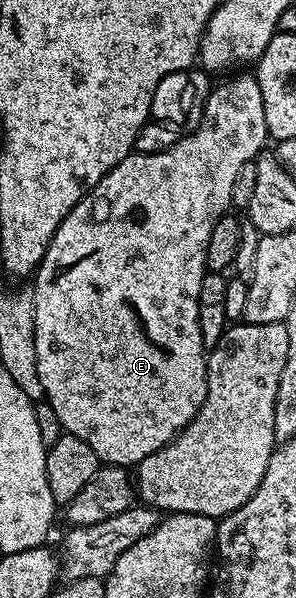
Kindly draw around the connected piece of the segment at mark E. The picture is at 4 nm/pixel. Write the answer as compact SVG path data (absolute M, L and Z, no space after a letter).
M241 71L230 81L212 86L205 104L205 114L196 129L178 136L170 149L158 153L129 153L99 183L86 192L73 210L59 223L55 235L49 241L47 251L32 278L33 334L35 335L35 359L39 367L39 383L44 400L53 408L62 430L87 443L102 462L122 467L135 467L147 455L168 445L181 430L189 426L191 418L199 411L207 395L207 347L199 331L199 291L206 275L205 256L211 239L211 227L220 217L230 212L235 179L245 163L256 161L265 141L270 140L267 115L263 111L263 91L259 91L256 76Z

